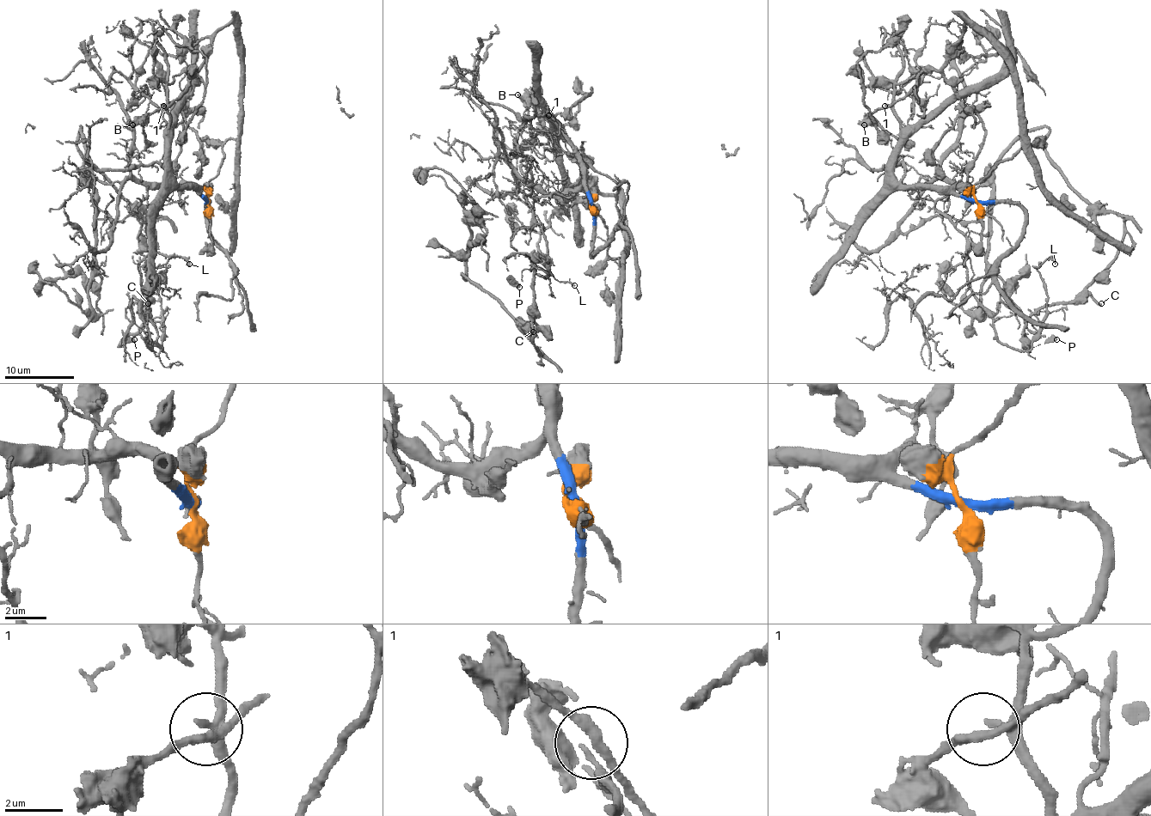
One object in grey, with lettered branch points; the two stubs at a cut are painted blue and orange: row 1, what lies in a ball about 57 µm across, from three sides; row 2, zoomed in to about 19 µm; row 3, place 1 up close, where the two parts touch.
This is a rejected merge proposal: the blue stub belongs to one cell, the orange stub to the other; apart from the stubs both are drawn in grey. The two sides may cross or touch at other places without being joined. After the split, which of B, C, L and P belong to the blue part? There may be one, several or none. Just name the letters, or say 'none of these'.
C, L, P

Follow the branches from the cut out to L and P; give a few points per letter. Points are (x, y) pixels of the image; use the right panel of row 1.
L: (976, 202), (934, 205), (1001, 342), (1040, 328), (1035, 267), (1055, 264)
P: (976, 202), (957, 185), (934, 205), (966, 238), (995, 337), (1056, 338)

